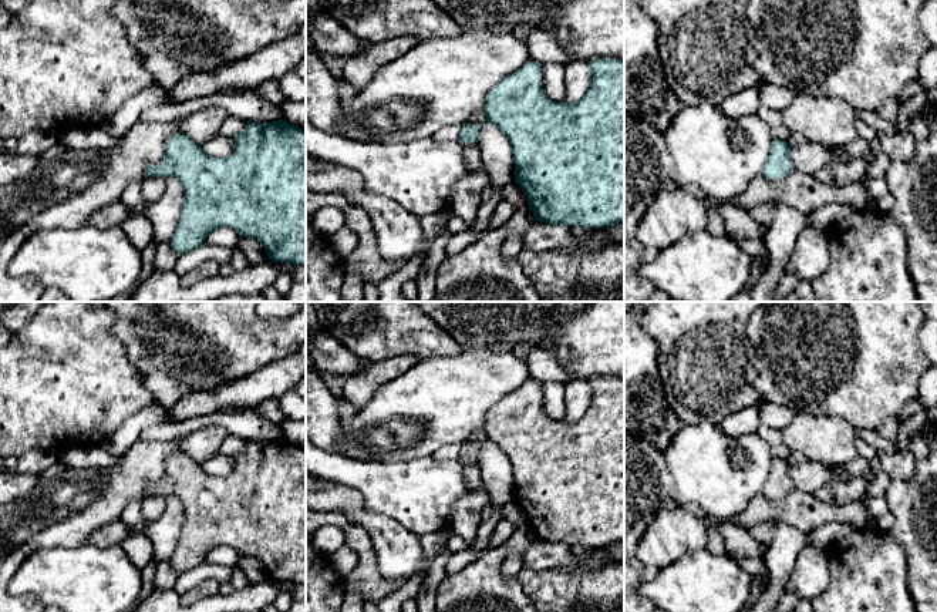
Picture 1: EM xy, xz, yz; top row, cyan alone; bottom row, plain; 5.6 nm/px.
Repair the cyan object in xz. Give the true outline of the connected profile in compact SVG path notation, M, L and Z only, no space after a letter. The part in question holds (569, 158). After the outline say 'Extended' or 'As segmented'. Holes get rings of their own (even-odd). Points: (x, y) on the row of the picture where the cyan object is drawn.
M593 58L586 67L590 87L580 101L567 104L545 95L540 67L528 61L489 91L483 114L485 122L495 124L512 144L515 182L525 192L536 221L600 229L624 222L624 61Z. As segmented

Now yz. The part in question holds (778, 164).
M772 139L772 147L764 165L762 175L768 179L782 179L791 172L793 172L793 165L789 157L789 142Z. As segmented

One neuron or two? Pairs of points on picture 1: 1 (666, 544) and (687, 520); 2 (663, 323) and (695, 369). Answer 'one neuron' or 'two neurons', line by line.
1: one neuron
2: one neuron

